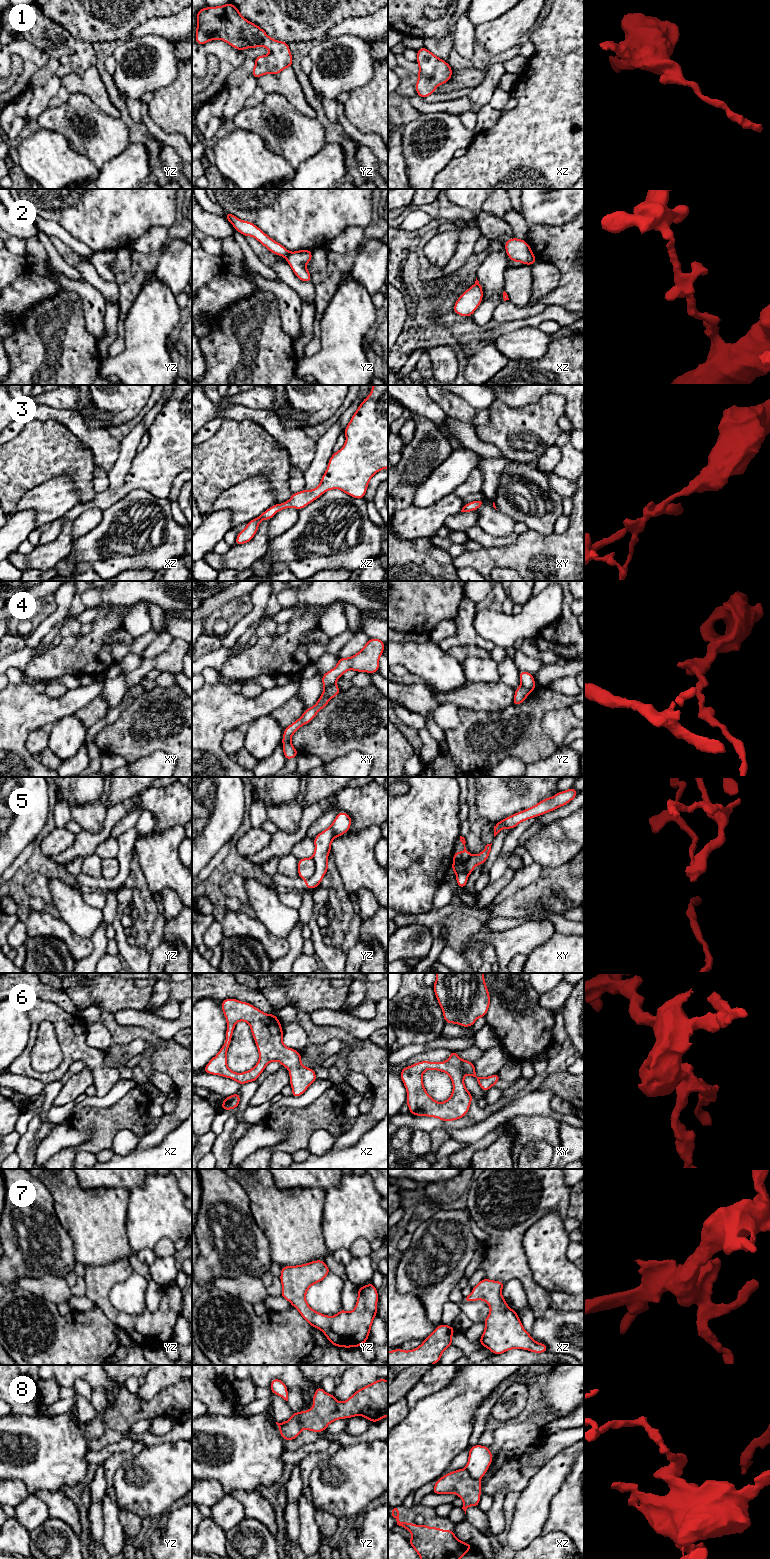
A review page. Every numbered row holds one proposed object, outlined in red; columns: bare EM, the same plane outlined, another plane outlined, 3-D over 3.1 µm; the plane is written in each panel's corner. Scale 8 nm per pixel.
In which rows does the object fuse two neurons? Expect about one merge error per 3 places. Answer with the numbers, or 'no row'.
2, 4, 5, 8

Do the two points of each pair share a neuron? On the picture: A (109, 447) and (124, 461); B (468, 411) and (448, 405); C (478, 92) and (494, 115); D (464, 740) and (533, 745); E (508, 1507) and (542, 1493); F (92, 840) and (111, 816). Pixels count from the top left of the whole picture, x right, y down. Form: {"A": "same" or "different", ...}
{"A": "different", "B": "same", "C": "different", "D": "same", "E": "different", "F": "same"}

